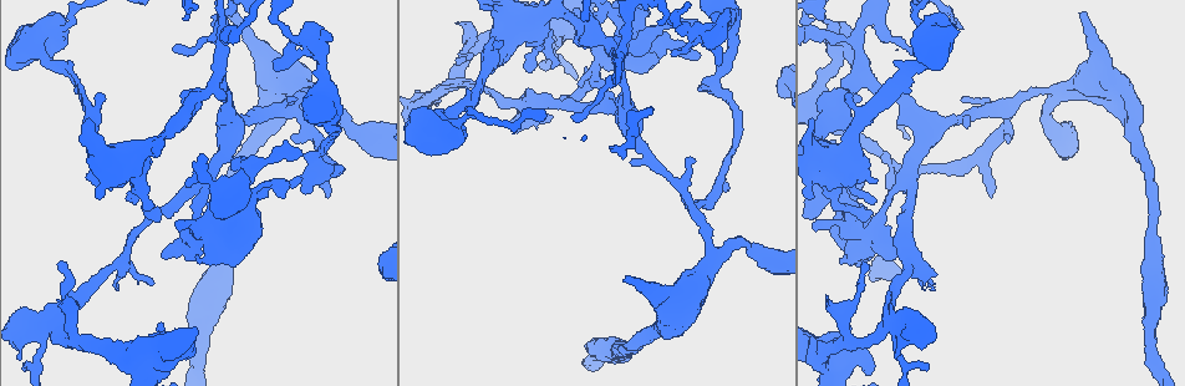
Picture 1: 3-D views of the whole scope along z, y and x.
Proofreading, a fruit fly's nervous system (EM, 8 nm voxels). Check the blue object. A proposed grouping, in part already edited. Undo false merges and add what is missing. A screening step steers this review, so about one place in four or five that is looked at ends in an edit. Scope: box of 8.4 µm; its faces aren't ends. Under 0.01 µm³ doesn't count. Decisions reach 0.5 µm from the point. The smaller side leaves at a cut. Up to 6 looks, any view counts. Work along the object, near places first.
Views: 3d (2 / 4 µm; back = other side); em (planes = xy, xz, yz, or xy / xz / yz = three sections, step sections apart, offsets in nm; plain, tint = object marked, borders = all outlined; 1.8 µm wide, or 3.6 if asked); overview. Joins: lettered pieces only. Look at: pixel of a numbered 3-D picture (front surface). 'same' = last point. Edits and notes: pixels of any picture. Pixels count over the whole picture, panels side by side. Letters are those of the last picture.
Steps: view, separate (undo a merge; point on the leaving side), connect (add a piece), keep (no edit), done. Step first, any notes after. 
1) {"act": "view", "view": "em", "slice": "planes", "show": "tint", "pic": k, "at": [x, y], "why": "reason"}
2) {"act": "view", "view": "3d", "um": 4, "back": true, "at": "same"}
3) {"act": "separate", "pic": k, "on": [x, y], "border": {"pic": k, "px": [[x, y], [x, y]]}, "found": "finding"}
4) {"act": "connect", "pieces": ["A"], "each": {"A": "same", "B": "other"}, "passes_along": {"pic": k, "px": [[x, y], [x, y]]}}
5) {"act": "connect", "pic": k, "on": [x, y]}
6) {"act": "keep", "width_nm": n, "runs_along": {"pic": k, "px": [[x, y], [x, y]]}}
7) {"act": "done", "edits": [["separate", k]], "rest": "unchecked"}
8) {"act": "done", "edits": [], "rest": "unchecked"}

{"act": "view", "view": "3d", "um": 4, "pic": 1, "at": [163, 256], "why": "tapers out"}

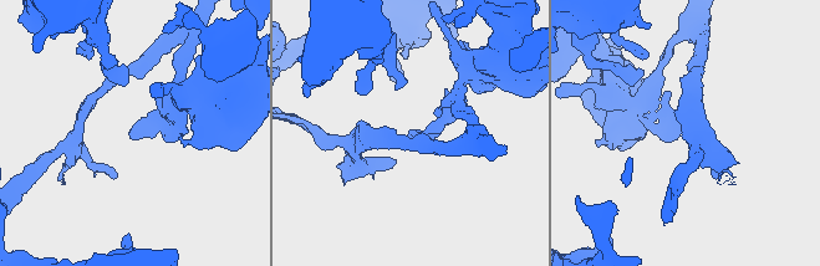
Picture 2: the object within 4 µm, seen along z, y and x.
{"act": "view", "view": "em", "slice": "yz", "step": 8, "show": "tint", "pic": 2, "at": [410, 136]}

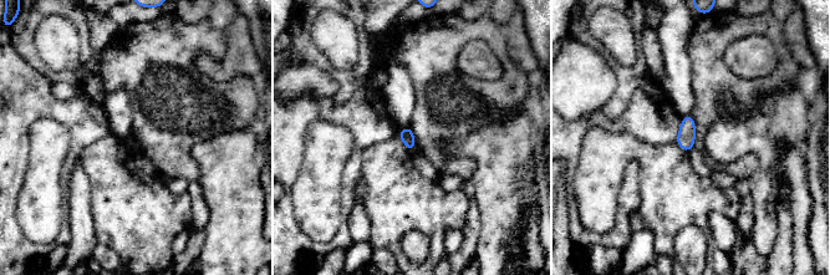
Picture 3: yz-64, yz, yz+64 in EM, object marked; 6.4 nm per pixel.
{"act": "view", "view": "em", "slice": "planes", "show": "borders", "at": "same", "why": "cut it another way"}

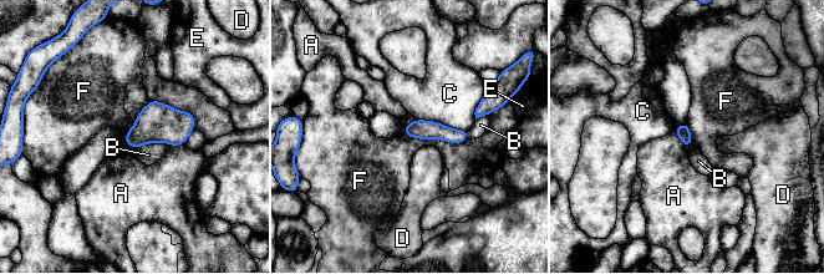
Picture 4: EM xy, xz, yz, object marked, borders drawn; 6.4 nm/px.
{"act": "keep", "each": {"A": "other", "B": "other", "C": "other", "D": "other", "E": "other", "F": "other"}, "found": "none of them fits"}

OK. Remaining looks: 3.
{"act": "view", "view": "em", "slice": "xz", "step": 4, "show": "tint", "pic": 1, "at": [829, 301], "why": "an open end"}

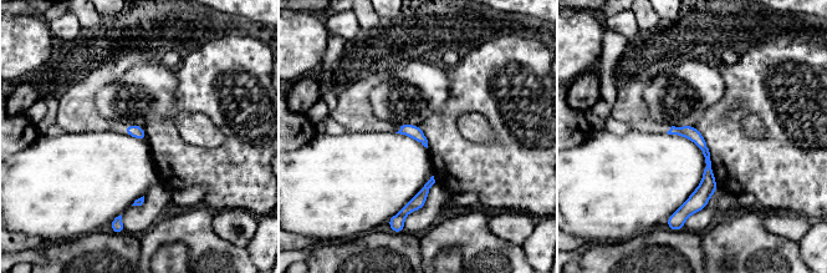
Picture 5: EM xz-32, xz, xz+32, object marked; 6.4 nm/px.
{"act": "view", "view": "em", "slice": "xz", "step": 4, "show": "borders", "at": "same", "why": "what lies round it"}

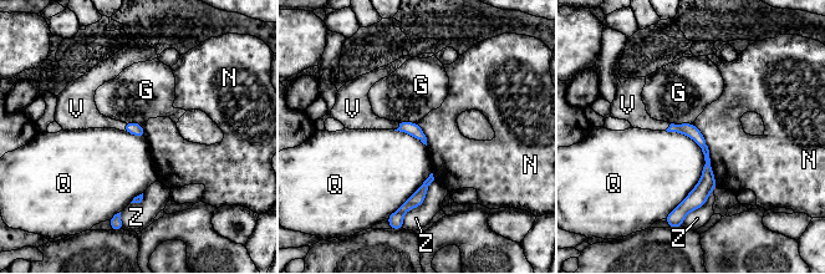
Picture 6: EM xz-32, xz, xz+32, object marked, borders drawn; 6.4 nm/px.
{"act": "connect", "pieces": ["V"], "each": {"G": "other", "N": "other", "Q": "other", "V": "same", "Z": "other"}, "passes_along": {"pic": 6, "px": [[135, 128], [125, 126], [87, 116]]}, "found": "it goes on there"}

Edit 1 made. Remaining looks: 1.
{"act": "done", "edits": [["connect", 6]], "rest": "unchecked"}

